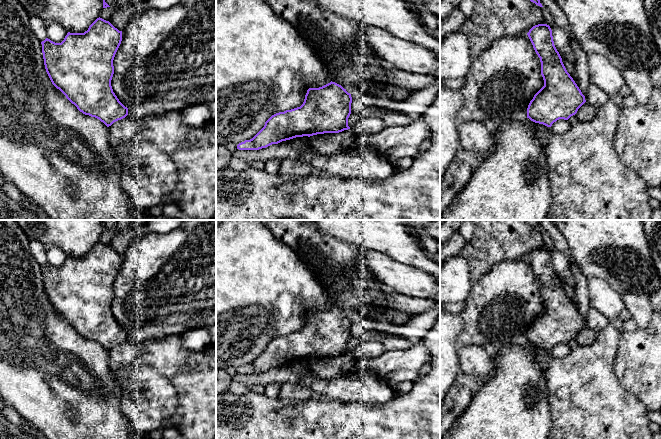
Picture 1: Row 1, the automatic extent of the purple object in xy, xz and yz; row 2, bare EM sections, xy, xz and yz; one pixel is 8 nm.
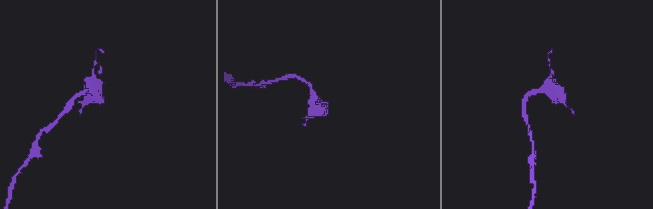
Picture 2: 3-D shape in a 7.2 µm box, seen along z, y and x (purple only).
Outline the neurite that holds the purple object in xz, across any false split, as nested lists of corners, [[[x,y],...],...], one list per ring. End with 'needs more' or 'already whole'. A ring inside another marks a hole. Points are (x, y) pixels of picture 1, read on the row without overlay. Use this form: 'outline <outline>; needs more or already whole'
outline [[[335,306],[309,312],[300,331],[272,339],[252,363],[239,367],[237,373],[259,374],[296,361],[348,354],[351,327],[351,318]]]; already whole

